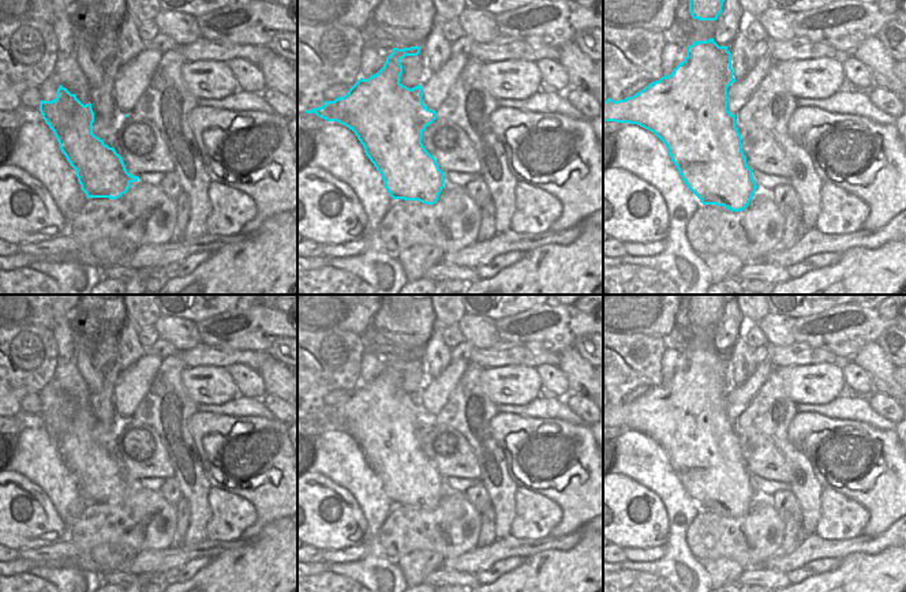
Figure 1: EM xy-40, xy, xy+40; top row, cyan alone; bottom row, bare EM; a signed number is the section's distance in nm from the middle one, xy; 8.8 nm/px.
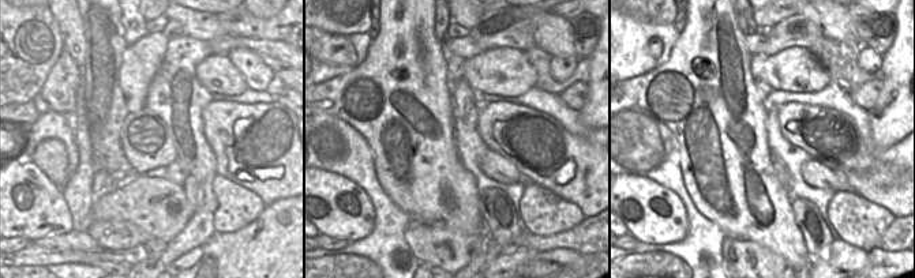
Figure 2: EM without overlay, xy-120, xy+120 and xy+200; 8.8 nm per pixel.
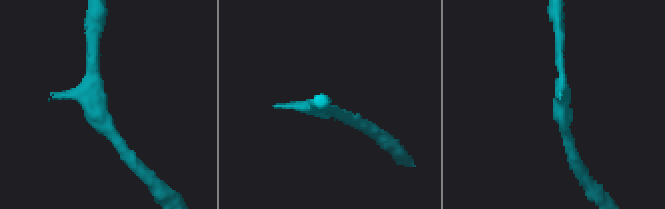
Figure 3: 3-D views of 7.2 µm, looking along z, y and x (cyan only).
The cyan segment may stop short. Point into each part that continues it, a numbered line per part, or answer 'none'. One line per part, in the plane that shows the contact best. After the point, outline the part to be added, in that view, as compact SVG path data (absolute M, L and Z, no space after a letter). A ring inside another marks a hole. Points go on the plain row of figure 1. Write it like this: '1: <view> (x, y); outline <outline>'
none

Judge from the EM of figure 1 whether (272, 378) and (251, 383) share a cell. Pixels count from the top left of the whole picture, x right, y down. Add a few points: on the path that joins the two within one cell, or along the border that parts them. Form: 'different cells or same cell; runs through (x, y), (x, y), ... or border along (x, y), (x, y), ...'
different cells; border along (259, 371), (266, 393)

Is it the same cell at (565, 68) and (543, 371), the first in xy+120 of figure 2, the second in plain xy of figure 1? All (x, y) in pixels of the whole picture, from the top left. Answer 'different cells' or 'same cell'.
same cell

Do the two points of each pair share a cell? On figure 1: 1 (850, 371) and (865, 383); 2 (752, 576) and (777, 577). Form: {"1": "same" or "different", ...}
{"1": "same", "2": "same"}

